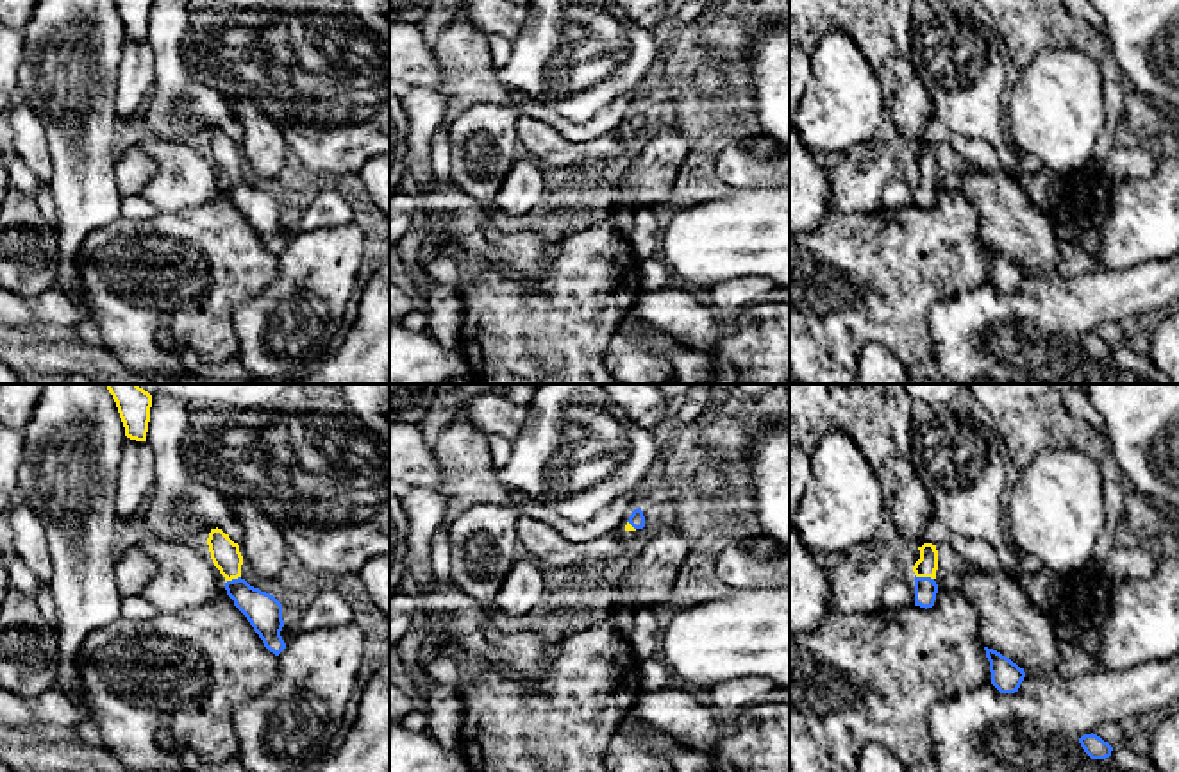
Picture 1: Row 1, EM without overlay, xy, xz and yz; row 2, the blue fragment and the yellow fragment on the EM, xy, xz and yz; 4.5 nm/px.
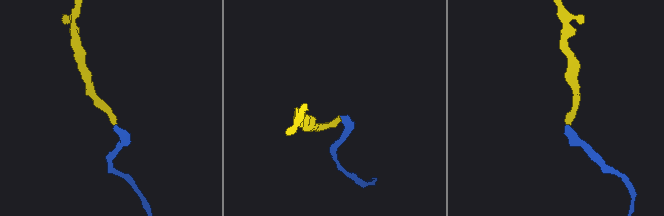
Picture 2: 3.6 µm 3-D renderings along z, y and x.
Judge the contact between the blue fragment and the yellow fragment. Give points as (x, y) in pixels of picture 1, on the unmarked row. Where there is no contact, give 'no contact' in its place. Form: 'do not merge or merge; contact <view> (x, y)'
merge; contact yz (924, 177)

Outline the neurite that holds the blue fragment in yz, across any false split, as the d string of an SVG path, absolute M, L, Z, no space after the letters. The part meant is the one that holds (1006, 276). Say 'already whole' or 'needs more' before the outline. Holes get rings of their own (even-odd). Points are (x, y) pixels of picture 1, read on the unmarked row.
already whole | M984 247L986 257L990 261L990 272L991 272L991 284L1000 293L1015 293L1018 291L1025 272L1016 263L1013 263L1009 257L1002 256L1000 252Z

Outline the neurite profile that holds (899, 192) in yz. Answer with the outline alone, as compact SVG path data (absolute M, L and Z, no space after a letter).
M902 172L893 177L882 189L881 206L890 209L900 209L915 204L915 177L909 172Z

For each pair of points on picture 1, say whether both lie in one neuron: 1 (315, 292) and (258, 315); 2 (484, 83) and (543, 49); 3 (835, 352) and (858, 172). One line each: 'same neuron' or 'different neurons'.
1: same neuron
2: different neurons
3: different neurons

